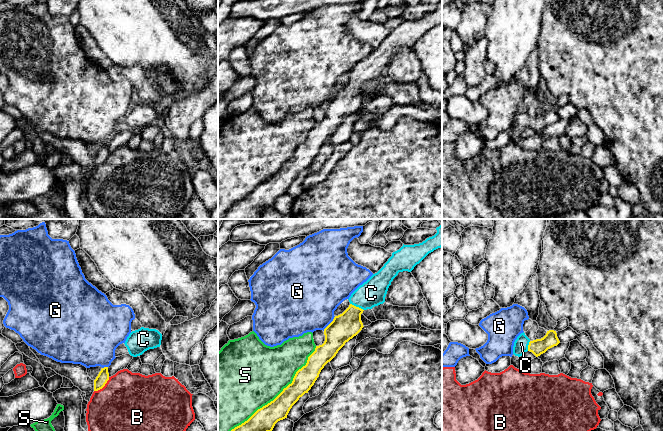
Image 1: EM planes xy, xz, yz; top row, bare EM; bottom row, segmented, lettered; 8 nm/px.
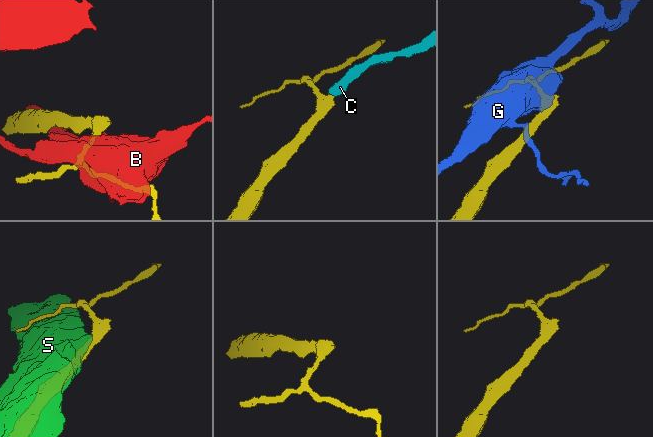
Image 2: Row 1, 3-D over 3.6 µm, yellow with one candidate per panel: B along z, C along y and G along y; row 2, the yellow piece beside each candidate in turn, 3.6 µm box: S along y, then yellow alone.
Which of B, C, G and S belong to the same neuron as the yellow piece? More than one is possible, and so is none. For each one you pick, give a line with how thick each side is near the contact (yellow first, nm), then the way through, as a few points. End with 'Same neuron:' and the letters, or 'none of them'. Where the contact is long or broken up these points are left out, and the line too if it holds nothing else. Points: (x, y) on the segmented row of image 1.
C: calibres 220 and 220 nm; way xz (345, 326), (357, 307), (371, 293)
Same neuron: C

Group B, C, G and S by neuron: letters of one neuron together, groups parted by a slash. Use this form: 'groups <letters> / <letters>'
groups B / C / G / S

